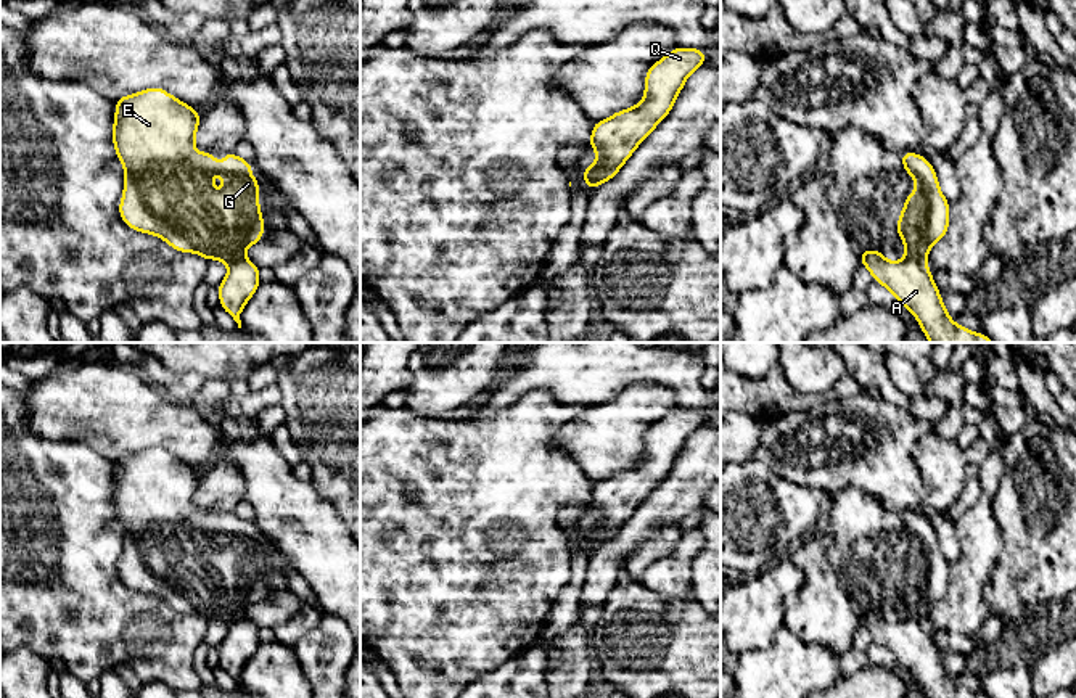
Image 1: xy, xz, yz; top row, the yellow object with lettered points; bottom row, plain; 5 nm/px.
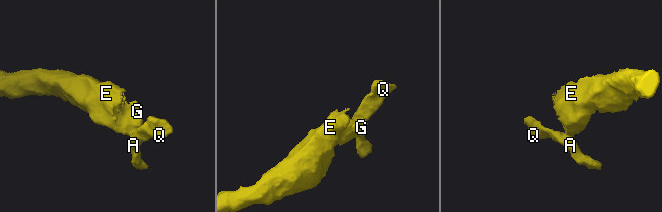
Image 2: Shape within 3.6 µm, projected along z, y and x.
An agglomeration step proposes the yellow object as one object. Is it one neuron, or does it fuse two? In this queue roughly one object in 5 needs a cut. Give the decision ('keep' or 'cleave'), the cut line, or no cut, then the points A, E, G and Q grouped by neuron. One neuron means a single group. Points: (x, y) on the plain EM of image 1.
cleave | xz (586, 528), (599, 544) | A Q / E G

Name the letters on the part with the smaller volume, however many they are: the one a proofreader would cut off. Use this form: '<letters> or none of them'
A, Q

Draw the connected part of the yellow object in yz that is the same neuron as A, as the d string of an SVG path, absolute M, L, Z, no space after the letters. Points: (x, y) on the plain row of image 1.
M859 610L859 618L873 642L886 647L915 675L926 698L989 698L951 680L926 624L907 618L889 622L880 610Z

